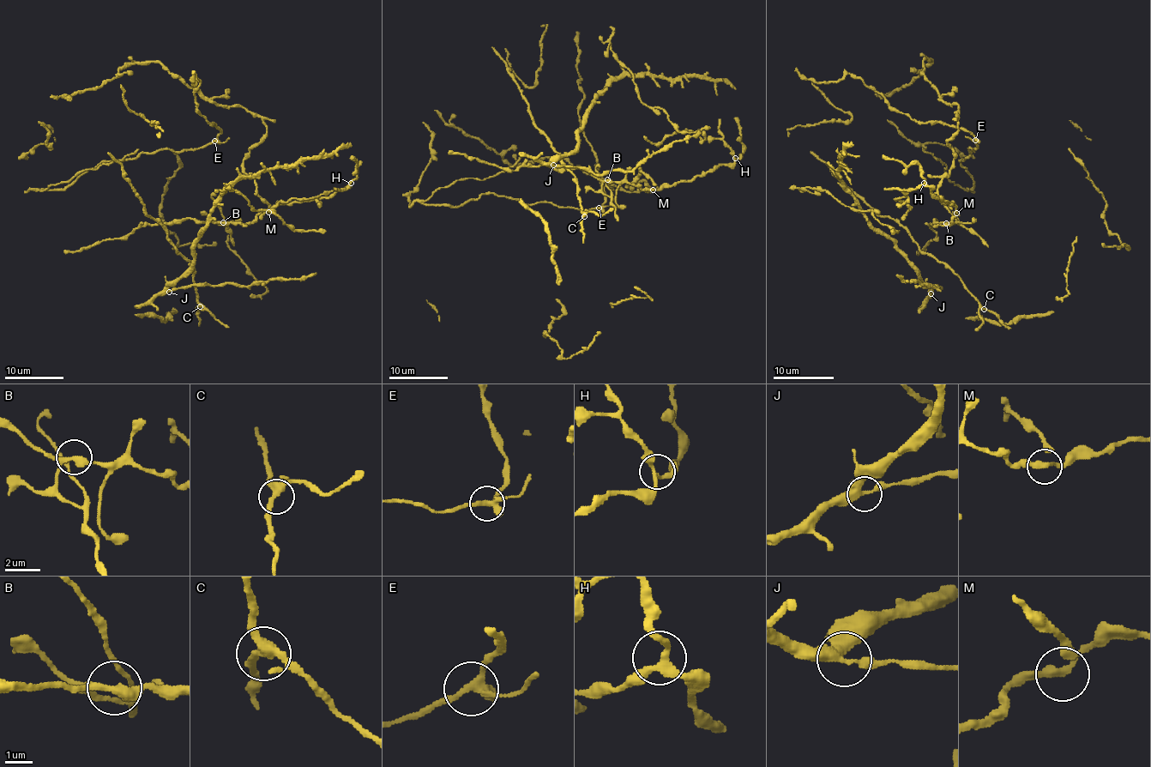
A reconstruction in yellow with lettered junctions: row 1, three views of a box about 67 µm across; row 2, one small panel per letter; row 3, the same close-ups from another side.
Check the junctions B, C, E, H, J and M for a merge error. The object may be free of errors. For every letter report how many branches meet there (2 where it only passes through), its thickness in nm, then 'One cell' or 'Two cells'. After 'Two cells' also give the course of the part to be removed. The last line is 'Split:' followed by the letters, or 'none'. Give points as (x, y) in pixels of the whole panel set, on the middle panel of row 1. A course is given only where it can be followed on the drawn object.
B: Branches: 3. Thickness 280 nm. One cell
C: Branches: 3. Thickness 280 nm. One cell
E: Branches: 3. Thickness 280 nm. Two cells. Course of the part to remove: (599, 208), (525, 204), (484, 193), (454, 206), (425, 202), (457, 179), (504, 172), (522, 156)
H: Branches: 3. Thickness 240 nm. One cell
J: Branches: 3. Thickness 320 nm. One cell
M: Branches: 3. Thickness 200 nm. One cell
Split: E

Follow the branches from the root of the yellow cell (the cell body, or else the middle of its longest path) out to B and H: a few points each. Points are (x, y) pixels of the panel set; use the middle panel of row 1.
B: (653, 189), (641, 189), (628, 183), (607, 179)
H: (653, 189), (692, 181), (720, 165), (732, 164), (735, 158)

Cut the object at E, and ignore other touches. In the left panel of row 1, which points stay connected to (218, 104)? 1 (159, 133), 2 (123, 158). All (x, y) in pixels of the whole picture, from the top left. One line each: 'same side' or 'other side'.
1: same side
2: other side

